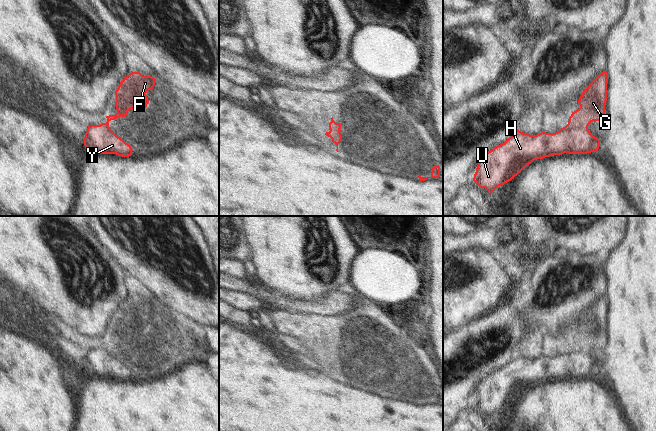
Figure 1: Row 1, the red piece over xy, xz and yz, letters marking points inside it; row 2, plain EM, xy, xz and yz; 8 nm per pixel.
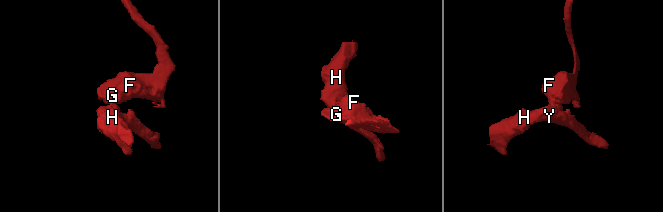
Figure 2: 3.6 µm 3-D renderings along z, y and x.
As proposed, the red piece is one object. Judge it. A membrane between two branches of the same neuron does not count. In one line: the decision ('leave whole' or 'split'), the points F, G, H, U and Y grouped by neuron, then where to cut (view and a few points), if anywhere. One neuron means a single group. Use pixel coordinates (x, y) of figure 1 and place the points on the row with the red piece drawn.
split | F G / H U Y | yz (569, 120), (574, 122), (592, 121)

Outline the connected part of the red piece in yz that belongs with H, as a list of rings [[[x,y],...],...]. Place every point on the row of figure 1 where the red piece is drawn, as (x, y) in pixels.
[[[592,121],[568,124],[555,133],[542,131],[537,135],[518,129],[504,143],[485,153],[476,168],[473,181],[490,194],[514,179],[535,159],[552,155],[598,152],[600,140],[588,129]]]

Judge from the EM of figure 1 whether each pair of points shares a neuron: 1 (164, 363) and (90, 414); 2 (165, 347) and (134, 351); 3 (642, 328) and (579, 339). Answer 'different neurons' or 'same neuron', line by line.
1: different neurons
2: different neurons
3: same neuron

